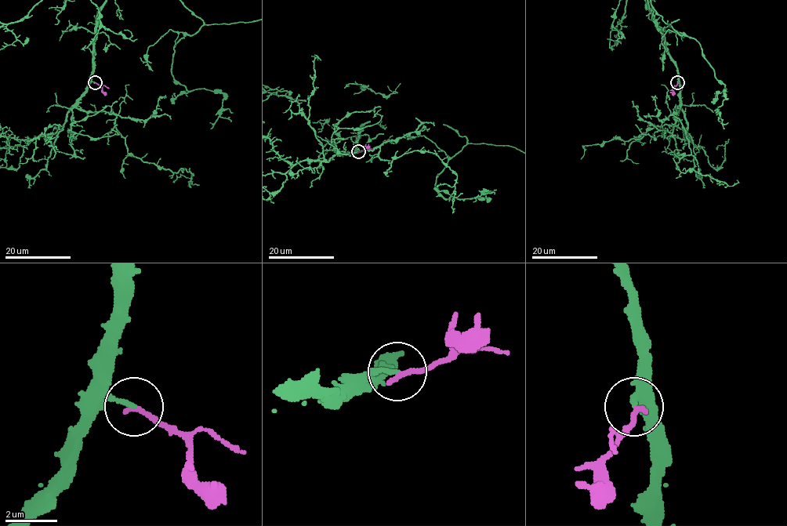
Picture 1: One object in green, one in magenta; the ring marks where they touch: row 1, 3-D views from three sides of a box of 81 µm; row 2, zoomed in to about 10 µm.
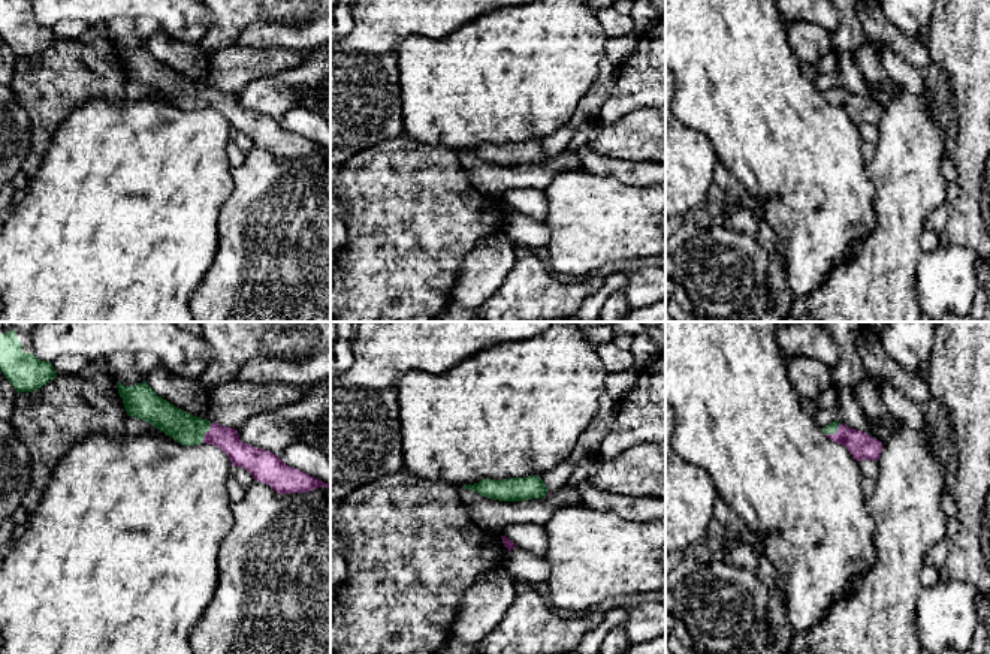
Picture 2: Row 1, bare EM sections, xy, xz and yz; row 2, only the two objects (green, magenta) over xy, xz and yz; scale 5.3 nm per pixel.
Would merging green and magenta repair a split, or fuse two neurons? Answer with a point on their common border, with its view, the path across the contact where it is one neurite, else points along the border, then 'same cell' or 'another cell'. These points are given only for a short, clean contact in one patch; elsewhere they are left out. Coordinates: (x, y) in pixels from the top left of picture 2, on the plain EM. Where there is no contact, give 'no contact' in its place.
xy (207, 96) | across xy (189, 95), (207, 96), (222, 101), (243, 120) | same cell

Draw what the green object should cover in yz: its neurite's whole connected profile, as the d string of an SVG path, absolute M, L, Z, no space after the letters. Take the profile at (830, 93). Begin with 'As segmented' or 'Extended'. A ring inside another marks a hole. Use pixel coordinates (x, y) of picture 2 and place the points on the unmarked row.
Extended. M834 85L823 93L823 97L831 105L848 114L854 124L878 126L882 106L869 102L863 96L852 94L839 85Z

